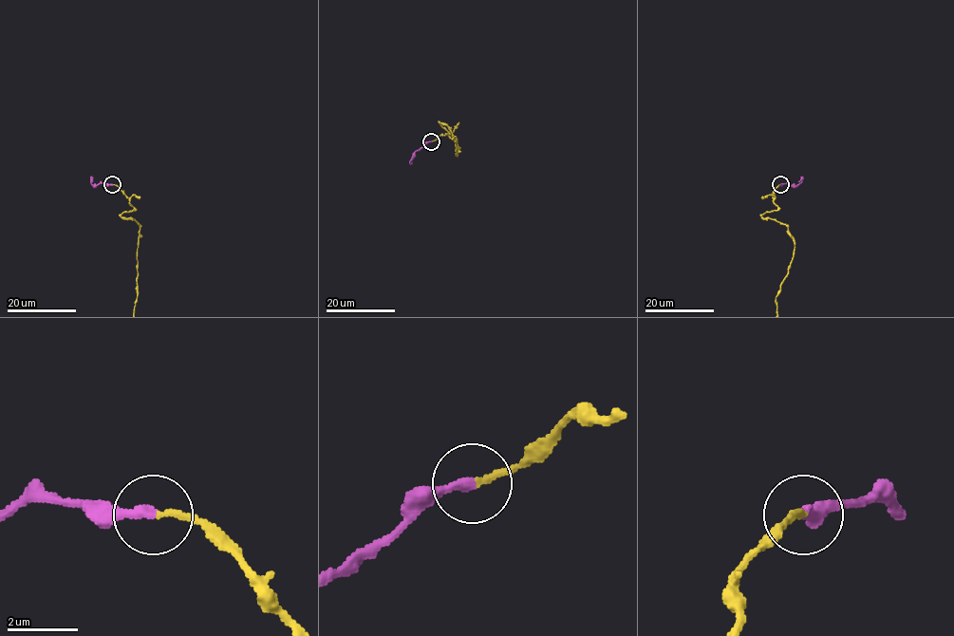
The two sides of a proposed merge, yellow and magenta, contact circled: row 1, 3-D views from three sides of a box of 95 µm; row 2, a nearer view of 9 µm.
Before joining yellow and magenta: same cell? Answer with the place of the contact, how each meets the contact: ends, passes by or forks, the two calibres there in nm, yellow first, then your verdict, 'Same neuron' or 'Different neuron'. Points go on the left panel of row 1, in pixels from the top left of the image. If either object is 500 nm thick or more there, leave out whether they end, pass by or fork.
Place: (112, 184). At the ring yellow ends. At the ring magenta ends. Thickness 180 nm (yellow) against 280 nm. Same neuron

